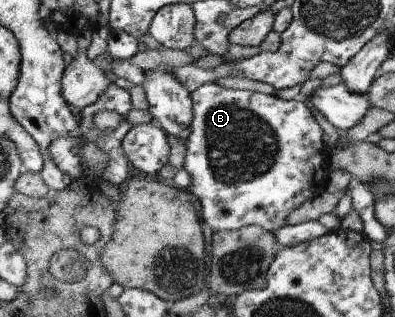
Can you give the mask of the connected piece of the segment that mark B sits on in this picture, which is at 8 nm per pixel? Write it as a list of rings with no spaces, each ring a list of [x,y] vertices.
[[[207,83],[190,92],[193,97],[193,111],[194,111],[194,123],[192,130],[190,131],[190,137],[186,139],[186,155],[184,159],[184,168],[191,176],[191,183],[189,191],[202,204],[202,216],[203,221],[210,226],[213,232],[219,233],[220,231],[237,231],[242,227],[247,226],[259,226],[265,231],[275,233],[281,227],[288,223],[288,218],[294,211],[297,211],[299,207],[307,201],[307,199],[313,199],[319,194],[323,193],[325,185],[327,185],[327,177],[329,177],[329,163],[325,161],[327,155],[325,155],[325,145],[323,145],[323,131],[321,127],[317,125],[317,121],[313,119],[311,111],[307,109],[307,105],[304,102],[289,100],[285,101],[280,99],[275,94],[263,94],[260,92],[252,92],[248,90],[233,90],[231,87],[221,87],[215,83]]]

